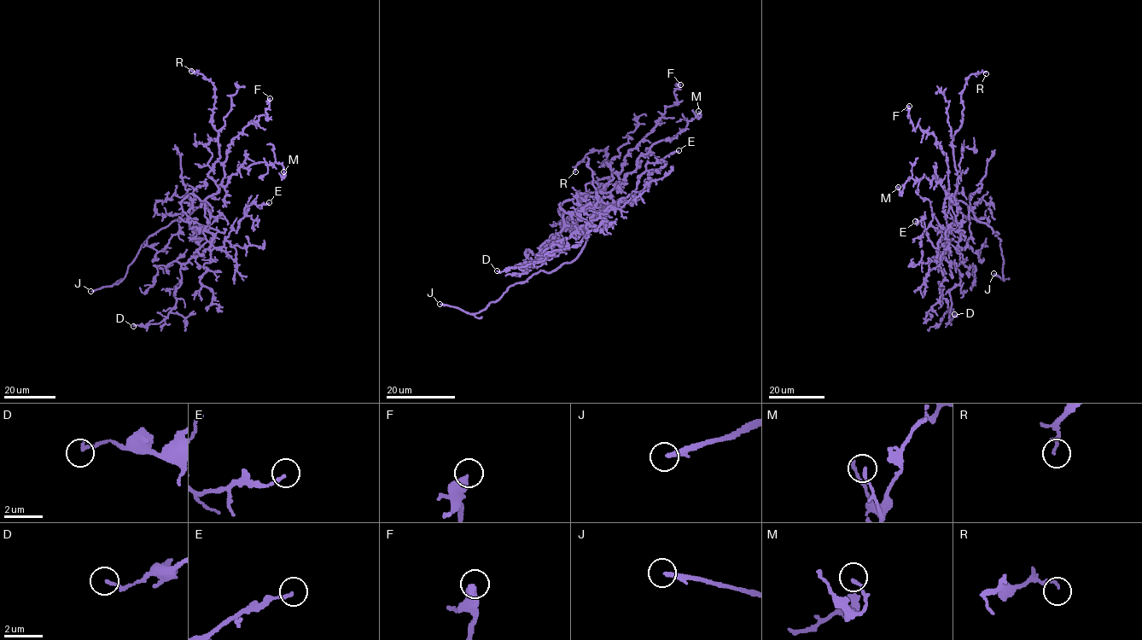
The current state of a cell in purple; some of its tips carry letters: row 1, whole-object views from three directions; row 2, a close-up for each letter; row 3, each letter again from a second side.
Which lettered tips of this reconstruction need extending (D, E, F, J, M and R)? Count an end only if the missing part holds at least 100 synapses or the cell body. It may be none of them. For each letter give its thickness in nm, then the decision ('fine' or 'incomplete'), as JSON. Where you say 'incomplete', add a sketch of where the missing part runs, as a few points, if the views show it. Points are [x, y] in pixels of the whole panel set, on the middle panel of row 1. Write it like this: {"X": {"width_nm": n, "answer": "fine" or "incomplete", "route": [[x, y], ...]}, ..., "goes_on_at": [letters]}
{"D": {"width_nm": 150, "answer": "fine"}, "E": {"width_nm": 170, "answer": "fine"}, "F": {"width_nm": 360, "answer": "fine"}, "J": {"width_nm": 190, "answer": "incomplete", "route": [[439, 304], [435, 305], [451, 318], [452, 328], [448, 328]]}, "M": {"width_nm": 150, "answer": "fine"}, "R": {"width_nm": 140, "answer": "fine"}, "goes_on_at": ["J"]}

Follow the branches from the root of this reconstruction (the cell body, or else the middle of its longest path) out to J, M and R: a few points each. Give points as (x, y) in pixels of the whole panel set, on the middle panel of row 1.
J: (563, 203), (558, 212), (585, 240), (574, 259), (550, 271), (533, 273), (475, 314), (439, 304)
M: (563, 203), (582, 194), (609, 195), (632, 173), (642, 154), (682, 131), (688, 121), (700, 117), (698, 111)
R: (563, 203), (610, 194), (597, 191), (613, 178), (610, 161), (602, 165), (606, 148), (588, 153), (575, 171)

